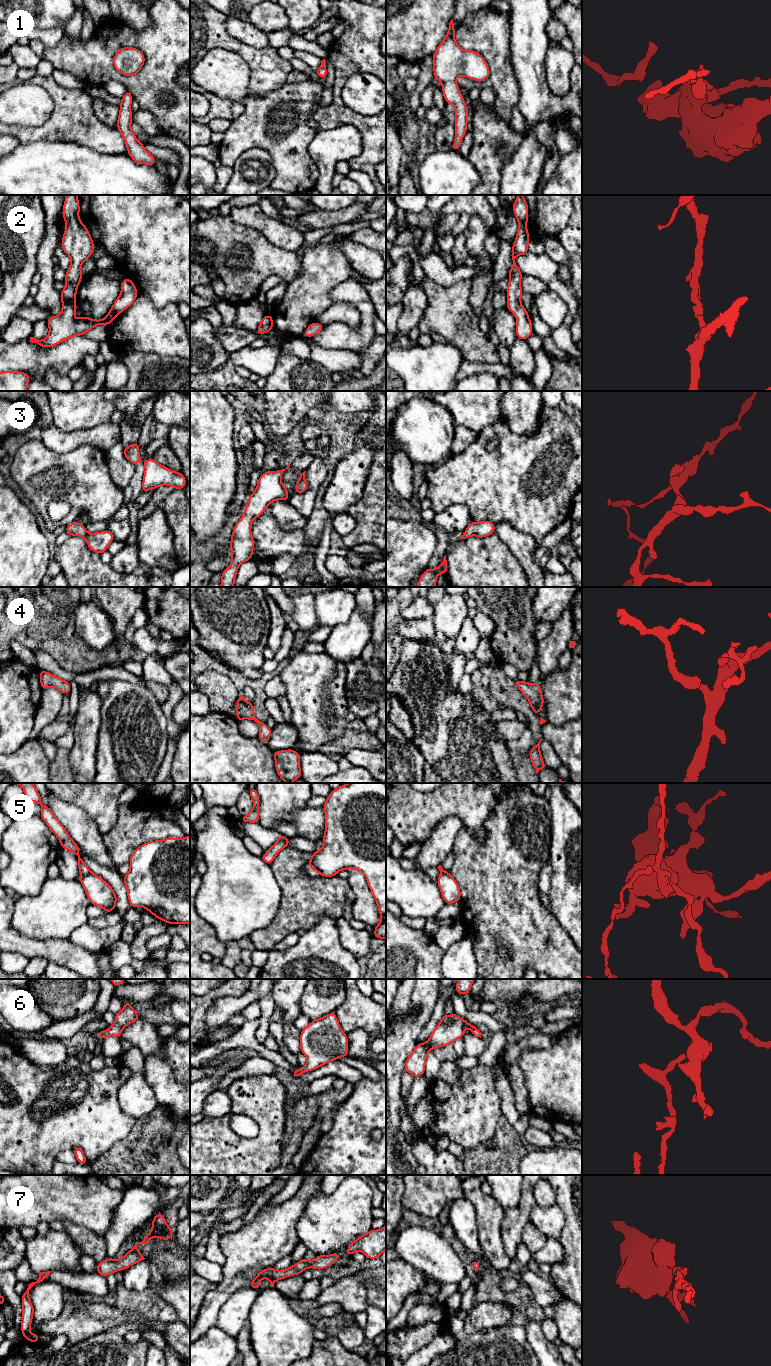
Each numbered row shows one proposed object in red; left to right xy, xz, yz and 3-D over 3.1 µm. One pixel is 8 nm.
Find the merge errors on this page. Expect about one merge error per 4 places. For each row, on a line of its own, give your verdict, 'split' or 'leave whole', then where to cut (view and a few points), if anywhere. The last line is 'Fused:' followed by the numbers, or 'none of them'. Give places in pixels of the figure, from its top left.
1: leave whole; cut none
2: leave whole; cut none
3: leave whole; cut none
4: leave whole; cut none
5: split; cut xy (90, 872), (81, 876)
6: leave whole; cut none
7: leave whole; cut none
Fused: 5

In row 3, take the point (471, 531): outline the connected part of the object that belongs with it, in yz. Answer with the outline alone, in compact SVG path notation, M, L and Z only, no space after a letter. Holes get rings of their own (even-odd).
M489 520L480 522L472 521L466 528L460 539L466 539L470 536L477 536L480 538L487 537L495 533L495 524Z

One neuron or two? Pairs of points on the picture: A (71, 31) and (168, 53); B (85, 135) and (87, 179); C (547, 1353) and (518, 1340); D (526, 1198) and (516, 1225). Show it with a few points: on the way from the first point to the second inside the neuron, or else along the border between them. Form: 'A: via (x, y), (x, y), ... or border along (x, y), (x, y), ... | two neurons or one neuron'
A: border along (64, 34), (71, 38), (78, 38), (80, 36) | two neurons
B: border along (63, 141), (75, 142), (99, 152), (109, 153) | two neurons
C: border along (523, 1325), (526, 1331), (526, 1338), (537, 1355) | two neurons
D: via (525, 1205), (516, 1218) | one neuron

